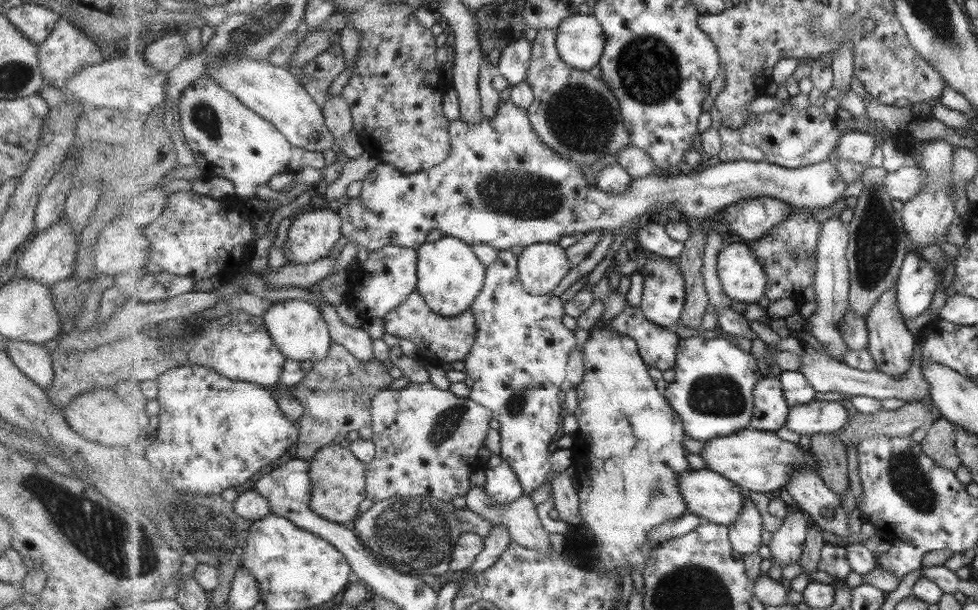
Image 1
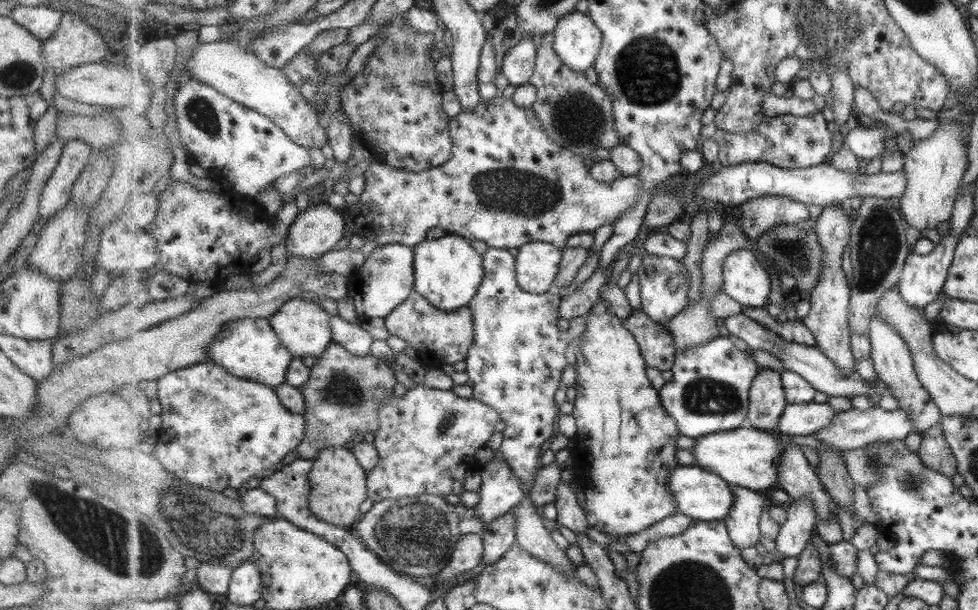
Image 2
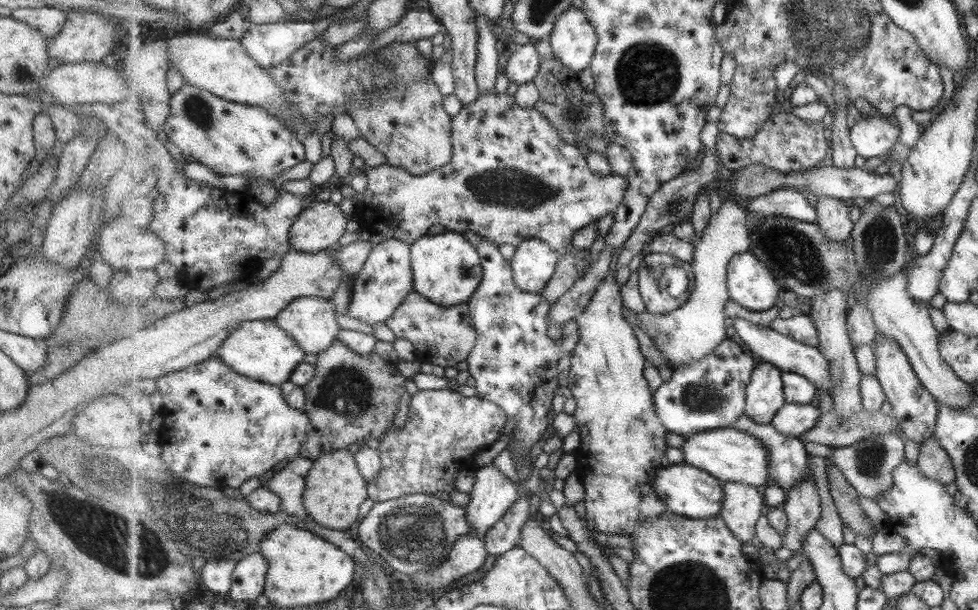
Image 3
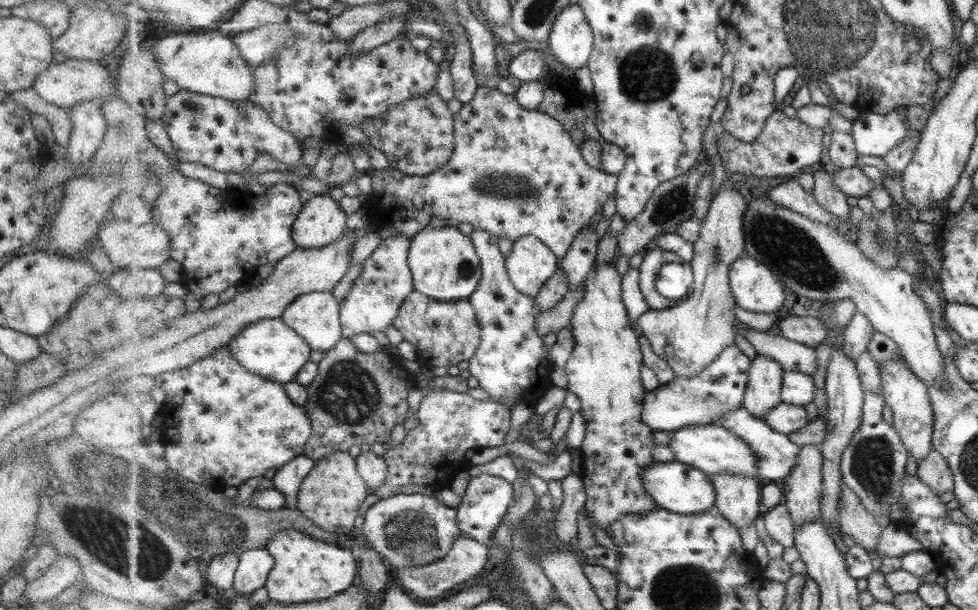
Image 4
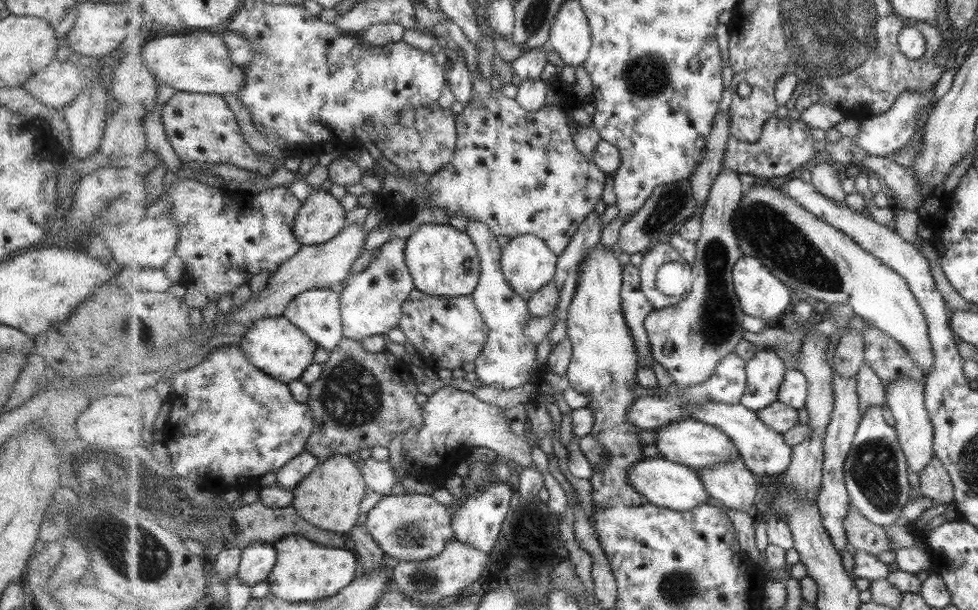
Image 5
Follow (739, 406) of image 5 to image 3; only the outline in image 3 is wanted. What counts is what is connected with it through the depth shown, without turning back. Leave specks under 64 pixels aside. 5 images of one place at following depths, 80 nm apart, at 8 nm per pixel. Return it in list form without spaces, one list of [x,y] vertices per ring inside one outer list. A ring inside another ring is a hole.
[[[745,414],[736,420],[734,427],[758,438],[768,450],[771,483],[790,491],[804,479],[810,454],[799,437],[781,434],[772,422],[761,424]]]

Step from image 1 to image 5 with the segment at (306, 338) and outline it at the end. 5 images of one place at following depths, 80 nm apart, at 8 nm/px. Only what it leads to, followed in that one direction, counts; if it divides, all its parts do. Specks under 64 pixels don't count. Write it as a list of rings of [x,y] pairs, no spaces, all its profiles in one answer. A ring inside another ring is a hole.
[[[314,288],[296,296],[284,315],[329,352],[344,339],[340,293],[337,288]]]

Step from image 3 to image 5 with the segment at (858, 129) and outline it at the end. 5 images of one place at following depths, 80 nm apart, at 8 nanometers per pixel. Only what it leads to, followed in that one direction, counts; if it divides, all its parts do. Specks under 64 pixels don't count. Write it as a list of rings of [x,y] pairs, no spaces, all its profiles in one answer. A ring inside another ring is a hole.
[[[933,89],[928,91],[905,91],[899,98],[897,103],[889,112],[885,112],[875,117],[870,117],[861,121],[859,136],[857,142],[871,155],[879,157],[891,157],[901,148],[905,148],[913,136],[917,134],[917,124],[921,118],[921,112],[927,110],[933,105]]]

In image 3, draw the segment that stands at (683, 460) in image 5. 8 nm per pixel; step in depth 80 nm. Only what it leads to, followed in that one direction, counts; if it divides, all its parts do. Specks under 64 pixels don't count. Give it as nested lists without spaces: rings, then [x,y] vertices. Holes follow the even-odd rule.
[[[734,426],[685,435],[681,450],[685,463],[708,472],[722,482],[744,482],[759,488],[771,484],[768,450],[758,438]]]

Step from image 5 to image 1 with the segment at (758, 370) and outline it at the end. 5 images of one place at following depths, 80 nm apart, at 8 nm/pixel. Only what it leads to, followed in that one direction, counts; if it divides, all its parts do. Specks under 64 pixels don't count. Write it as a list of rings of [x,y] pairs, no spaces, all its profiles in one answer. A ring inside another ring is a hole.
[[[763,376],[753,394],[755,410],[750,425],[769,432],[777,432],[785,427],[792,405],[788,403],[780,377]]]

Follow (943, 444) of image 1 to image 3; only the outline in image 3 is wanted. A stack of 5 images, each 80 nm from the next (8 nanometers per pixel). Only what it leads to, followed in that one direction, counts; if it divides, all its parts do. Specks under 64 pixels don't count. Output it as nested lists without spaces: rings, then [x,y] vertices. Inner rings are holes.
[[[933,436],[923,444],[918,467],[925,476],[936,480],[939,484],[951,484],[955,481],[952,461],[948,457],[948,453],[936,443]]]

